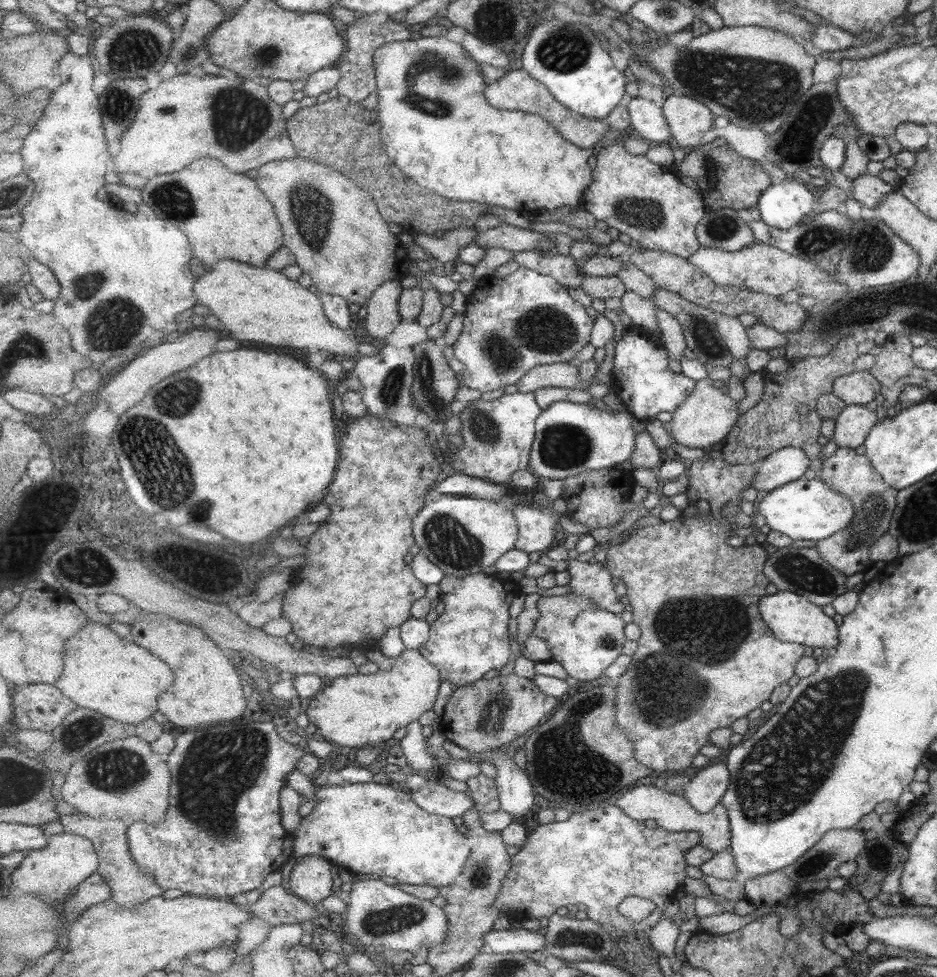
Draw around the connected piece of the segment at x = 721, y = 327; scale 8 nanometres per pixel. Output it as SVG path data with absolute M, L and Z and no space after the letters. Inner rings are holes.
M721 314L719 320L717 320L717 328L722 339L730 348L734 360L739 360L739 358L749 359L752 346L748 336L748 329L739 322L737 316Z

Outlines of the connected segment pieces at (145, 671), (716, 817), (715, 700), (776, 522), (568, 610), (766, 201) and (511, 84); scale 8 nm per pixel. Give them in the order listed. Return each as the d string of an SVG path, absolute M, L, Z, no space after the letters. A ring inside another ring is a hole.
M87 621L86 627L74 637L66 640L64 652L65 672L56 684L59 689L78 707L93 708L103 716L129 724L143 722L157 712L157 698L171 688L175 682L175 672L159 656L149 650L121 640L107 625Z
M639 785L624 792L621 800L616 805L631 819L637 821L652 819L663 829L670 830L672 833L697 832L702 836L701 846L704 846L713 853L721 852L721 850L725 850L725 848L731 846L731 820L723 803L720 803L712 812L701 813L683 795L679 796L670 791L665 791L665 789L661 790L655 785Z
M703 457L694 460L689 470L690 487L687 492L689 503L697 505L700 510L698 516L688 516L682 514L679 518L669 522L659 522L657 525L648 526L641 530L628 531L627 540L615 546L607 545L606 566L614 577L620 577L627 588L628 601L632 605L633 622L640 626L642 630L642 637L638 639L638 649L634 654L634 662L629 670L620 680L617 687L617 717L620 728L625 730L627 736L631 738L631 742L635 744L635 758L641 764L646 764L647 767L652 768L655 772L667 772L672 770L673 774L685 770L686 767L691 766L693 758L699 754L701 747L711 744L711 732L715 732L718 728L730 728L731 724L739 718L747 717L751 711L758 708L763 702L770 699L776 687L779 687L783 682L787 682L793 676L793 666L797 666L798 660L803 657L802 644L787 643L780 641L767 628L767 624L761 617L758 611L758 602L761 597L765 596L765 586L769 583L769 578L762 572L765 566L766 553L764 546L759 546L751 542L745 548L733 548L733 544L727 540L732 537L731 531L727 529L737 527L732 522L728 522L722 515L722 510L727 505L741 504L741 492L745 488L752 486L752 480L755 478L754 465L734 465L727 462L725 459L715 459L712 457ZM737 602L745 608L745 614L737 608Z
M804 477L766 492L758 502L757 510L771 531L779 532L791 540L813 542L826 539L849 526L854 516L854 507L849 497L835 492L824 481L817 478L806 480Z
M546 593L539 599L540 617L532 634L547 641L557 661L569 677L582 684L595 684L607 668L622 655L627 644L626 626L620 614L601 608L595 600L578 594L569 593L548 596Z
M781 182L771 184L756 204L759 219L767 227L787 231L797 226L801 216L810 217L813 209L811 191L807 184Z
M515 68L507 70L506 74L486 86L485 95L490 104L495 108L511 111L521 111L527 114L535 113L549 120L567 140L581 148L590 149L599 142L605 140L608 143L607 135L611 131L610 125L605 120L597 120L589 116L583 116L573 112L570 108L563 106L551 94L550 89L540 80L535 80L525 69Z

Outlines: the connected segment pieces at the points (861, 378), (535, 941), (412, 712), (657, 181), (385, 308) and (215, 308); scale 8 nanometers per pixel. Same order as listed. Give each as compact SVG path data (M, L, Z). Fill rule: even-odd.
M860 369L837 377L832 382L831 393L845 405L864 406L881 392L880 384L870 375L870 372Z
M526 929L494 930L484 936L485 951L494 954L545 951L546 938Z
M406 648L393 661L390 671L343 676L327 682L322 692L311 699L306 714L319 728L319 736L331 744L358 749L382 746L394 738L395 732L435 708L441 682L440 670L420 650Z
M620 143L608 144L596 154L597 162L594 168L594 181L584 198L585 209L595 216L597 221L603 221L619 233L627 234L639 242L642 249L663 250L676 256L689 259L701 248L697 238L697 226L708 214L706 202L699 191L685 186L677 174L667 172L667 167L655 164L645 155L633 155Z
M399 280L380 286L367 304L364 326L367 333L378 340L386 340L403 323L400 298L404 293Z
M219 260L219 264L213 267L213 272L199 276L199 280L194 284L194 293L198 297L198 302L218 317L225 327L225 332L229 336L235 336L237 340L253 340L253 342L265 342L273 346L293 346L293 348L317 346L321 350L329 350L341 356L353 352L353 360L357 358L355 348L363 343L362 338L355 338L354 334L346 336L342 329L337 328L327 318L326 309L317 293L299 284L298 280L290 280L285 274L269 267L255 267L237 260Z

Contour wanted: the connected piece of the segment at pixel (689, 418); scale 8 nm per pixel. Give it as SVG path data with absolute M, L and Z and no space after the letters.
M707 376L697 381L691 396L672 413L671 434L674 440L689 448L716 448L726 439L739 422L738 401L733 400L725 388L715 388L713 379Z

